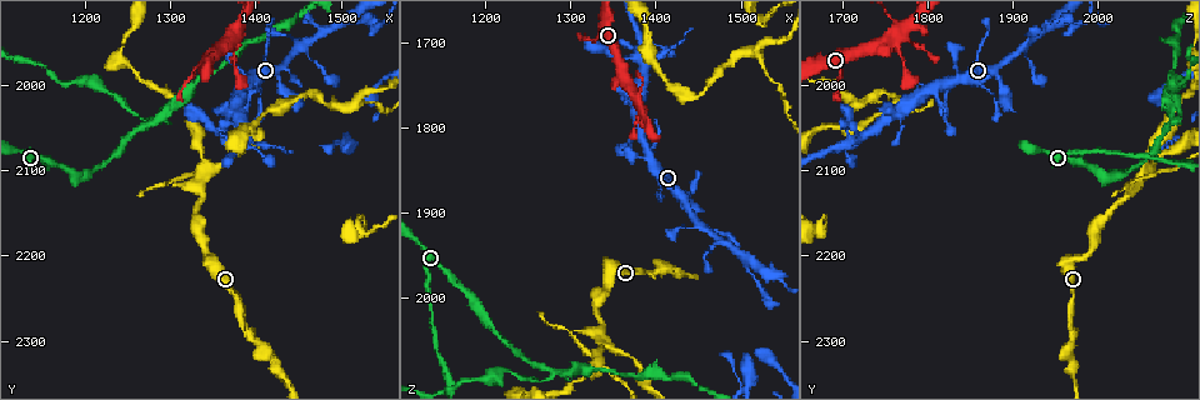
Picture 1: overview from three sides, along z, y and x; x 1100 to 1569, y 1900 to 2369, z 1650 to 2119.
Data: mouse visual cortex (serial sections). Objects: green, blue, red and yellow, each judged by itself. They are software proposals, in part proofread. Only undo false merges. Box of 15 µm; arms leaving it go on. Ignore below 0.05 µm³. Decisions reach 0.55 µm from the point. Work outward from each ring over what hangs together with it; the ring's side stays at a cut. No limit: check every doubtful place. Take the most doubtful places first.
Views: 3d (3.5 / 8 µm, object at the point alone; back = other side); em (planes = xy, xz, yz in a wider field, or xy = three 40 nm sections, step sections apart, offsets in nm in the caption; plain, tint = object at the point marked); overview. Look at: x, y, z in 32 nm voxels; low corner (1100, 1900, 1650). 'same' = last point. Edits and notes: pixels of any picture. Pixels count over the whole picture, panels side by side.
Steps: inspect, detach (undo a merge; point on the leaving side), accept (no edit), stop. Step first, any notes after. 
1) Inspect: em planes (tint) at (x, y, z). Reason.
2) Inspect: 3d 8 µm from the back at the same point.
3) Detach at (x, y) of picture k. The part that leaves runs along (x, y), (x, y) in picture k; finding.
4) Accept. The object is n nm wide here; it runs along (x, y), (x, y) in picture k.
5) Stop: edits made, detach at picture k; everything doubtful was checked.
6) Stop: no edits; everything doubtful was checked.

Inspect: 3d 8 µm at (1280, 2045, 2085). Three-way junction.

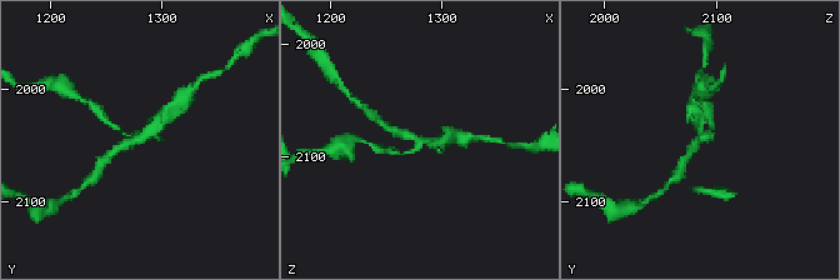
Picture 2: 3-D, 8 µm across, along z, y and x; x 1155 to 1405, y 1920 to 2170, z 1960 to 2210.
Inspect: 3d 3.5 µm at (1278, 2044, 2084).

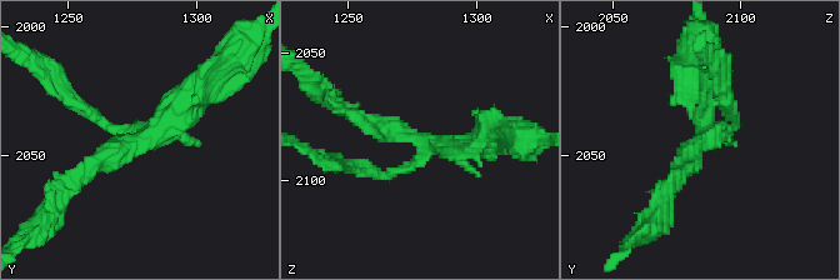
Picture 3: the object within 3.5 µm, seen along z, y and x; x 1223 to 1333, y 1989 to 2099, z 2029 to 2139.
Inspect: em xy step 3 (tint) at (1280, 2043, 2085). Shape alone is not enough.

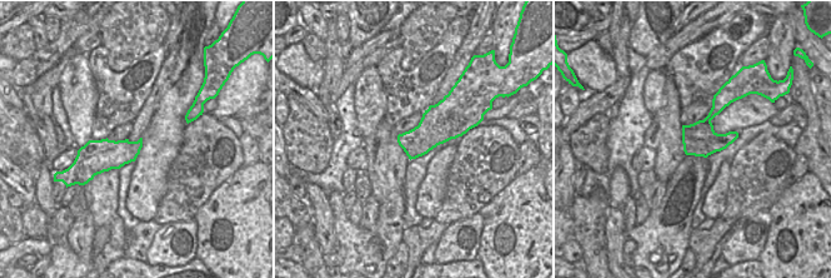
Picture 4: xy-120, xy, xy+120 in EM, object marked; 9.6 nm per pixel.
Accept. It runs along (78, 176), (208, 88) in picture 3; continuous, no second cell.

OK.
Inspect: 3d 3.5 µm at (1305, 2115, 2045). Abrupt turn.

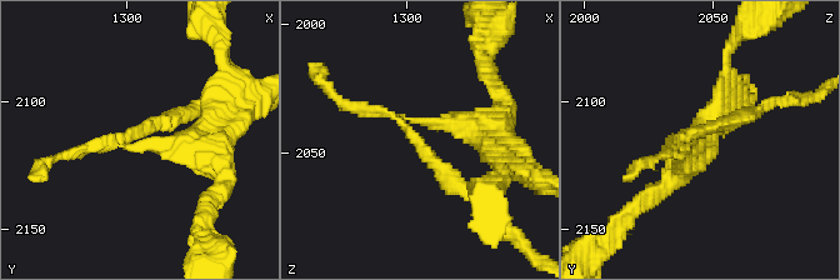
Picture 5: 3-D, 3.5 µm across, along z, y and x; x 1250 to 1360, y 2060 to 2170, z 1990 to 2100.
Inspect: em xy step 2 (tint) at (1302, 2113, 2042).

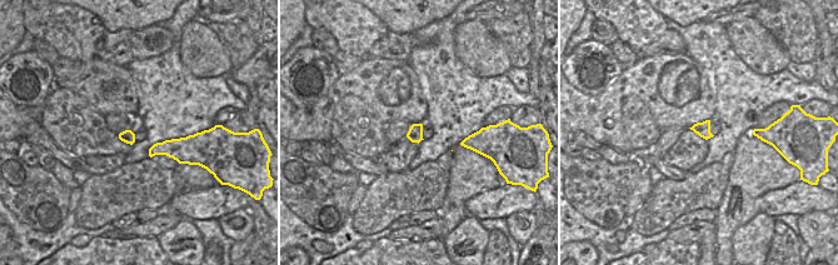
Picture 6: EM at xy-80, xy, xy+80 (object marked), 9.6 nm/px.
Accept. The object is 140 nm wide here; it runs along (681, 151), (698, 129), (749, 114) in picture 5; continuous, no second cell.

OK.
Inspect: 3d 3.5 µm at (1460, 1955, 1915). Four or more arms meet.

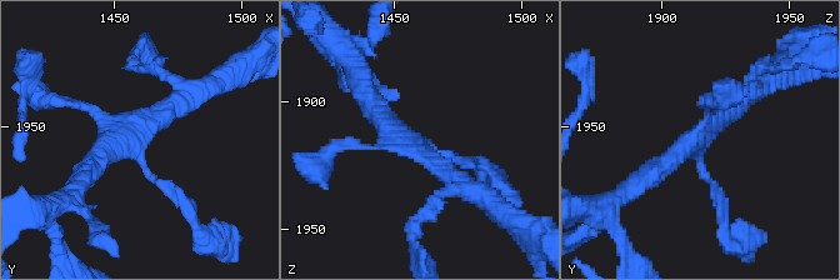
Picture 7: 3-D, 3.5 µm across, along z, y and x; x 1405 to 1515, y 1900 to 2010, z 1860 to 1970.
Inspect: em xy step 5 (plain) at (1454, 1955, 1915). 4 arms meet here; the arms are 100, 100, 250, 250 nm wide.

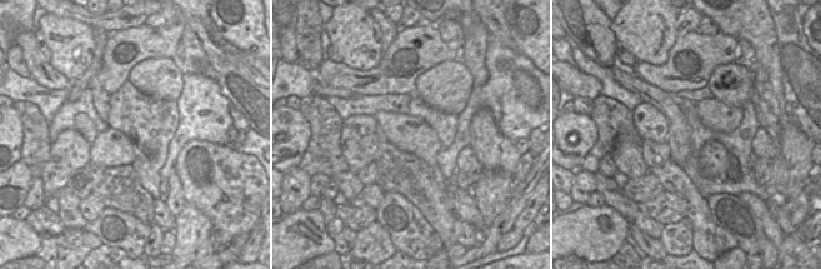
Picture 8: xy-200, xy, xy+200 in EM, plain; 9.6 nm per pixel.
Inspect: em xy step 5 (tint) at the same point. With the object marked.

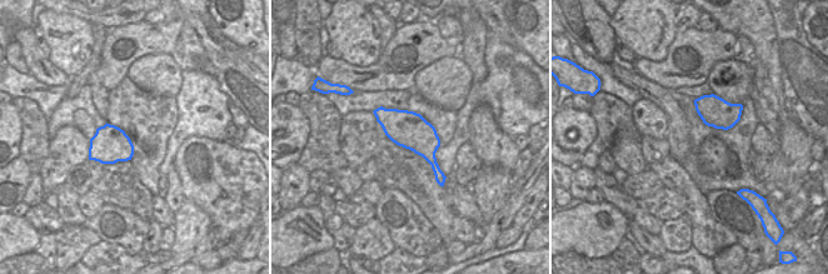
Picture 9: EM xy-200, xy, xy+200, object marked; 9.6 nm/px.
Accept. The object is 360 nm wide here; it runs along (364, 84), (383, 121), (464, 186) in picture 7; all the same cell.

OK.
Inspect: 3d 8 µm at (1340, 2105, 2050). Three arms meet.

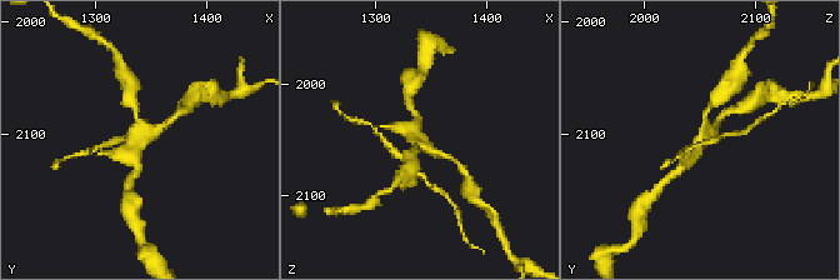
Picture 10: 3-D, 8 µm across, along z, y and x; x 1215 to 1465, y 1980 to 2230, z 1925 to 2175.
Inspect: 3d 3.5 µm at (1338, 2106, 2054). Closer look.

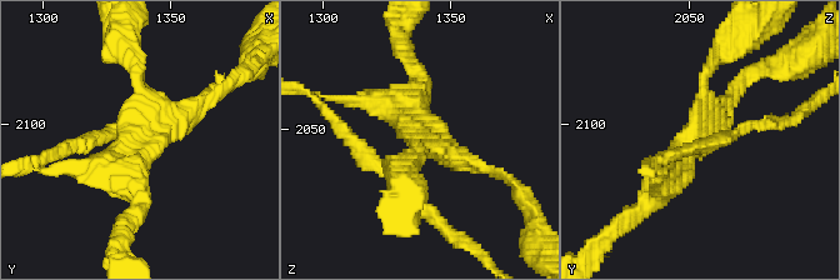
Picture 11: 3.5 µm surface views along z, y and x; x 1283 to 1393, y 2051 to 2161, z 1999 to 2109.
Inspect: em xy step 1 (tint) at (1339, 2105, 2052).

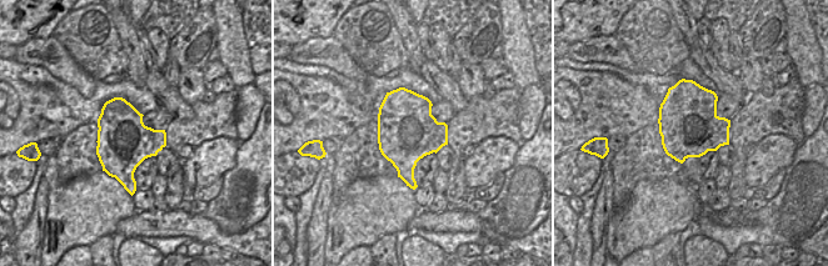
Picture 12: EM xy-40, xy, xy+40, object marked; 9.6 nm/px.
Accept. The arms are 150, 250, 400 nm wide; it runs along (646, 201), (698, 136), (704, 75), (716, 60) in picture 11; all the same cell.

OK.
Stop: no edits; everything doubtful was checked.

